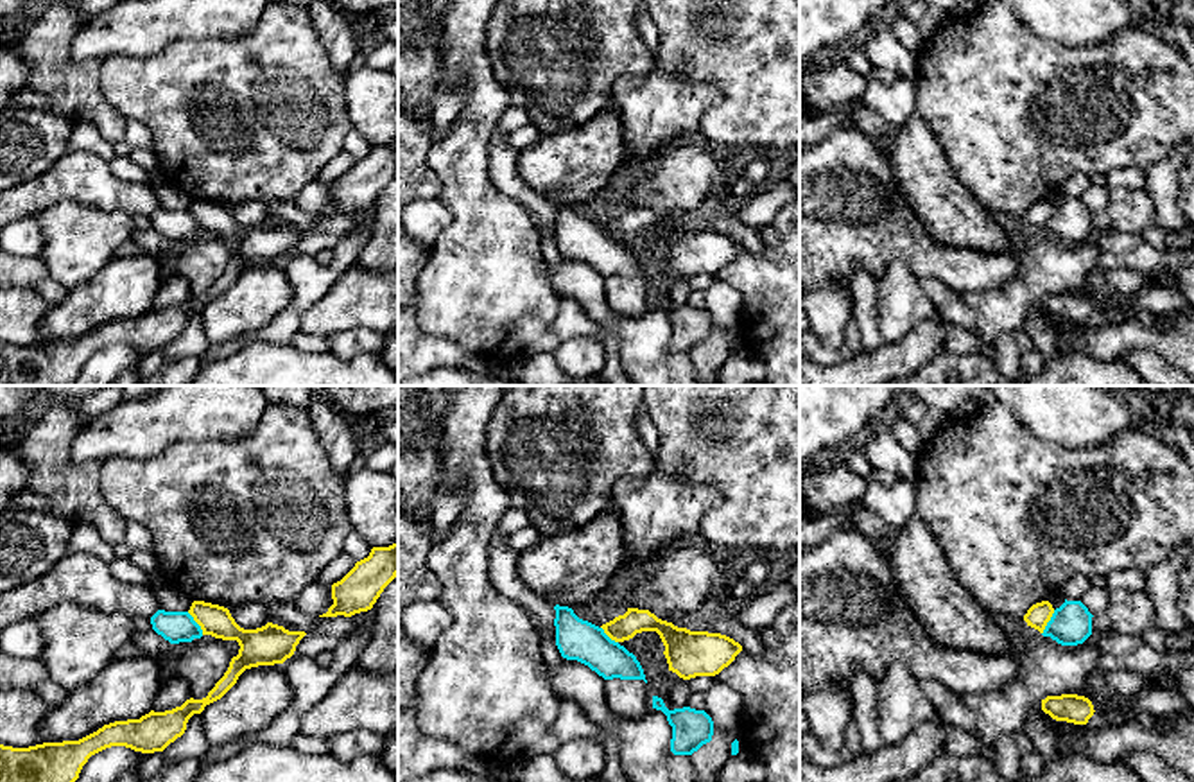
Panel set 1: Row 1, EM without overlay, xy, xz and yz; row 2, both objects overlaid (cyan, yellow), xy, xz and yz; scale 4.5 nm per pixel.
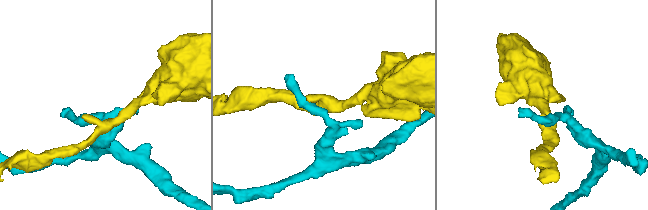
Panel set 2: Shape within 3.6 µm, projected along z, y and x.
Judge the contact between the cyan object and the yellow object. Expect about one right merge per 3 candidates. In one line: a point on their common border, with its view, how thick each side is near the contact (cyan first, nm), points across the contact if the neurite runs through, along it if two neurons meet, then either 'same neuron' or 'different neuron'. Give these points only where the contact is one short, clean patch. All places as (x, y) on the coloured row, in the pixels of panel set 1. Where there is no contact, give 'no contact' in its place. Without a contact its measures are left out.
meets cyan in yz at (1047, 623); 190 nm thick on the cyan side, 100 nm on the other; border along yz (1055, 610), (1042, 634); different neuron

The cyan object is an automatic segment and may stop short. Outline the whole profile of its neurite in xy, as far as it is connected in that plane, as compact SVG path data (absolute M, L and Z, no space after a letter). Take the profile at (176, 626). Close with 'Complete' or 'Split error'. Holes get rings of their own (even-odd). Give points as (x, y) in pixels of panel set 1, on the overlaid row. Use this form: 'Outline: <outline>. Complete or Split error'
Outline: M158 610L151 617L152 630L170 644L192 642L203 637L201 626L188 612Z. Complete

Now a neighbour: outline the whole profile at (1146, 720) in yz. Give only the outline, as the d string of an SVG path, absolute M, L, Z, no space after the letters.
M1081 689L1074 694L1088 698L1094 705L1094 710L1103 712L1108 717L1108 725L1124 725L1129 721L1138 721L1142 726L1155 730L1160 723L1158 717L1142 710L1112 710L1106 705L1106 698L1088 694L1086 689Z

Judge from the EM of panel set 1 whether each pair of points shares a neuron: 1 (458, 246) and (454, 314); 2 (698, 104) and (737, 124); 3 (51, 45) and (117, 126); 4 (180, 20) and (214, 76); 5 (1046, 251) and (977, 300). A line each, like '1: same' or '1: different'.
1: same
2: different
3: same
4: different
5: same

